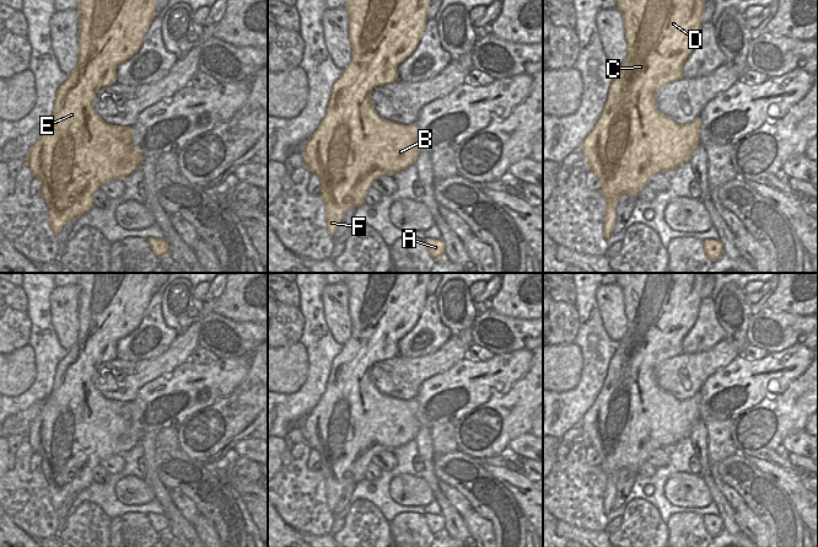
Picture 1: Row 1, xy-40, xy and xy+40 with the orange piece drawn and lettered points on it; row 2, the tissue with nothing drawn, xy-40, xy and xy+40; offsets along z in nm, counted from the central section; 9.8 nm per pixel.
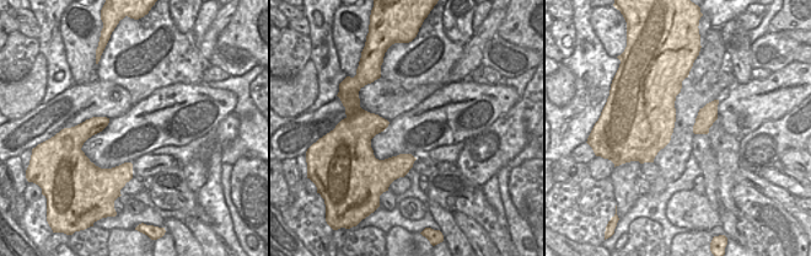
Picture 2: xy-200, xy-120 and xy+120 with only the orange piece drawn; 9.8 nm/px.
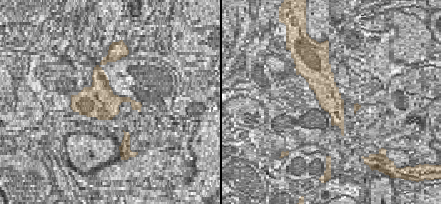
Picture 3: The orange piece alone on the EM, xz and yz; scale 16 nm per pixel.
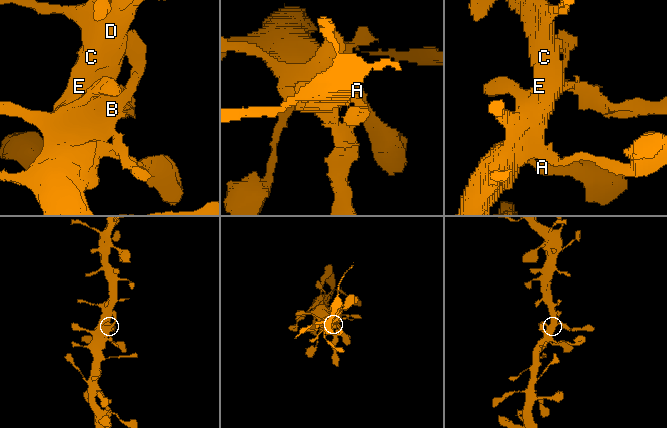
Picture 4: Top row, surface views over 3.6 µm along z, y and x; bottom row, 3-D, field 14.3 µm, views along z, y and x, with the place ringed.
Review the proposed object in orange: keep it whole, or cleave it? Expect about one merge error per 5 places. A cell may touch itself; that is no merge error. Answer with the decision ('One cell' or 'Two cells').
One cell.

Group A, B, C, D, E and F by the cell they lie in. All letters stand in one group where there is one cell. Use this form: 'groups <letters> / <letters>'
groups A B C D E F

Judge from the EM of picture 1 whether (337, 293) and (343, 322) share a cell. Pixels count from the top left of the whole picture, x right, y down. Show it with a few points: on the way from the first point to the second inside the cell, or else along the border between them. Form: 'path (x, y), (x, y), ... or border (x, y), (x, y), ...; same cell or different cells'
path (337, 300), (337, 315); same cell

